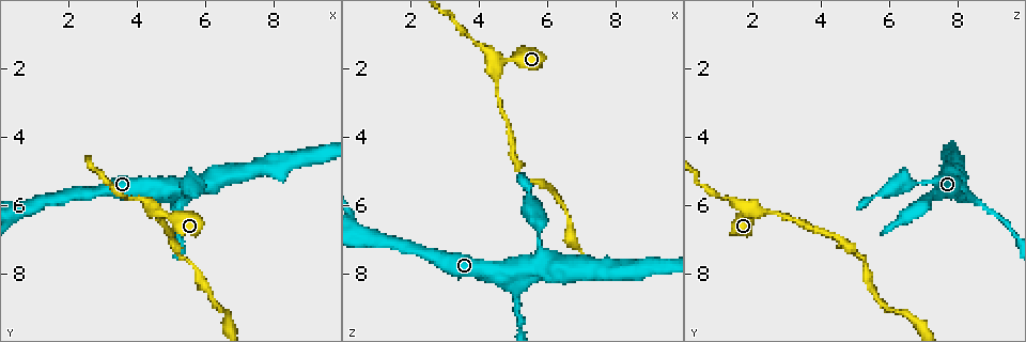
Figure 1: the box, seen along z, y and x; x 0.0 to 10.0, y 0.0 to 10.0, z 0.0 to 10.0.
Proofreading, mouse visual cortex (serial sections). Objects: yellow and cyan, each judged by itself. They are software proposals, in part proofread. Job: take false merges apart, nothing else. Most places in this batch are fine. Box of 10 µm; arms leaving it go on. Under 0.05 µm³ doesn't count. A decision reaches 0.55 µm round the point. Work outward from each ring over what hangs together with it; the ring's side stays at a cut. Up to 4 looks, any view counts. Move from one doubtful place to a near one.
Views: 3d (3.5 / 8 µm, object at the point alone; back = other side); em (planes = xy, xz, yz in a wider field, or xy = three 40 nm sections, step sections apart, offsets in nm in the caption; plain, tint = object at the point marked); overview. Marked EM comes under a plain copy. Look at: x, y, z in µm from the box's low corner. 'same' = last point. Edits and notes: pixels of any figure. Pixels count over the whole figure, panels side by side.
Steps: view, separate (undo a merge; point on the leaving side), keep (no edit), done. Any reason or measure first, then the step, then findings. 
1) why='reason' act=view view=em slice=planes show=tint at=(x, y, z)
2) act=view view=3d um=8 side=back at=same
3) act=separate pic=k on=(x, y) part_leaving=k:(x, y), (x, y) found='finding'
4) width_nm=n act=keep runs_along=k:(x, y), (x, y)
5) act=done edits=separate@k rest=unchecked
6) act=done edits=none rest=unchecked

why='thin arm on a thick one' act=view view=3d um=3.5 at=(4.60, 6.15, 2.00)

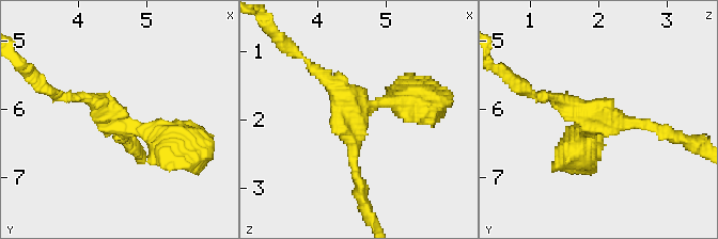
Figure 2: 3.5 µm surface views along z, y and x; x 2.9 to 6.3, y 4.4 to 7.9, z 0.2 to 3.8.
act=view view=em slice=planes show=tint at=(4.60, 6.20, 1.95)

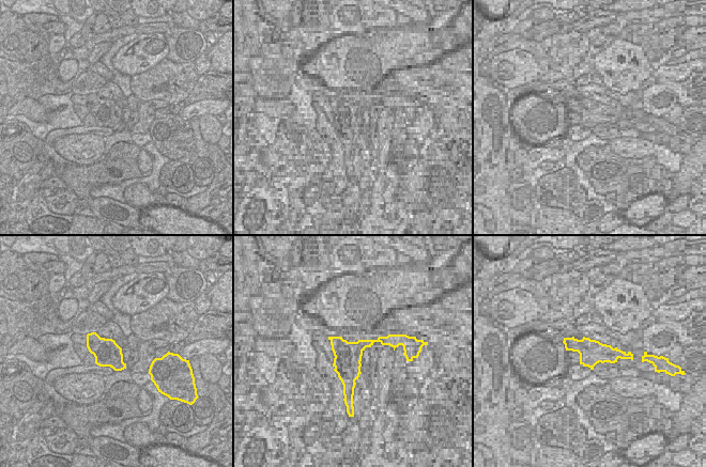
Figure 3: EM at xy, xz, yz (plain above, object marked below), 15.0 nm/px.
arms=3 act=keep runs_along=2:(420, 101), (380, 101), (354, 117), (357, 184) found='all the same cell'

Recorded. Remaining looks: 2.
why='two arms in line, one across' act=view view=3d um=3.5 at=(4.95, 5.75, 8.15)

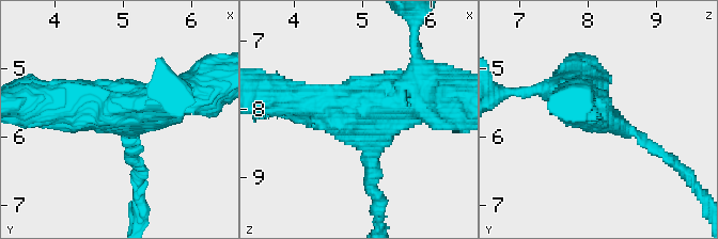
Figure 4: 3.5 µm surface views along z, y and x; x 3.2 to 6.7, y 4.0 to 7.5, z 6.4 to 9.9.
arms=3 arm_widths_nm=250,500,500 act=view view=em slice=xy step=1 show=tint at=(4.95, 5.70, 8.20)

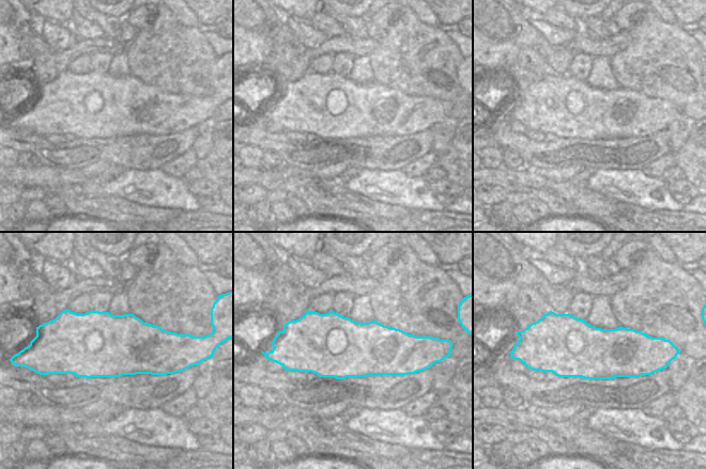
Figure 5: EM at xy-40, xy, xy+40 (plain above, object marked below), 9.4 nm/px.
width_nm=600 act=keep runs_along=4:(275, 94), (327, 108), (416, 96) found='all the same cell'

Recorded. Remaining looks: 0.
act=done edits=none rest=unchecked

